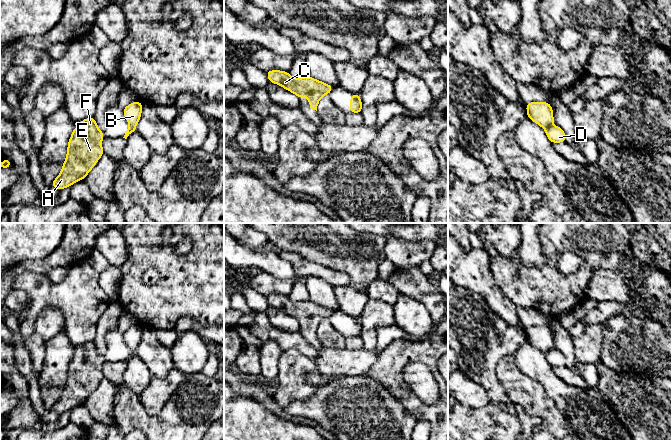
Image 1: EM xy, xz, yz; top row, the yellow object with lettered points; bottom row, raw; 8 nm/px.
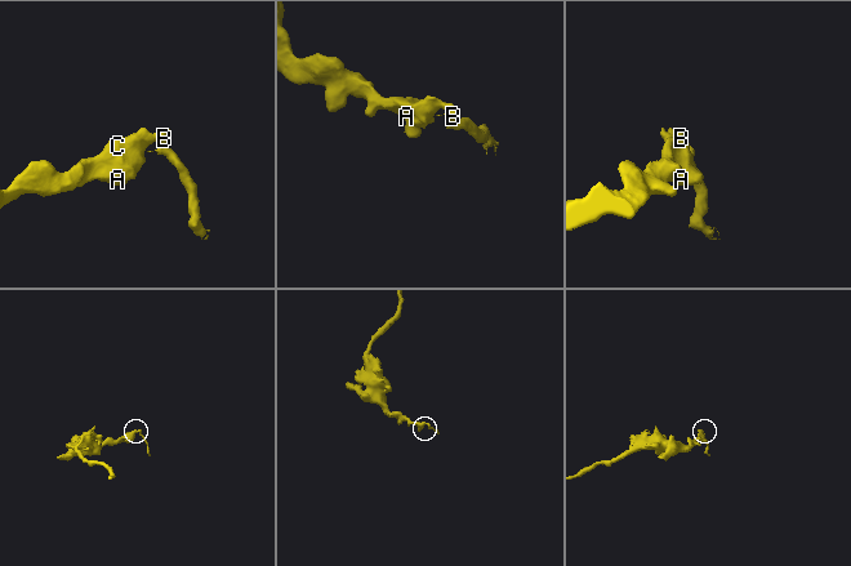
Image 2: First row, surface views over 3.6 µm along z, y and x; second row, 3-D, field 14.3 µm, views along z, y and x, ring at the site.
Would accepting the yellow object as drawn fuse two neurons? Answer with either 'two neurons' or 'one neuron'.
two neurons

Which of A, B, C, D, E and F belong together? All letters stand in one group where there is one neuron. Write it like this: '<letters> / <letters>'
A B C E F / D

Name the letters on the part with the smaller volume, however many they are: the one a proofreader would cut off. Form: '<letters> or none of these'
D

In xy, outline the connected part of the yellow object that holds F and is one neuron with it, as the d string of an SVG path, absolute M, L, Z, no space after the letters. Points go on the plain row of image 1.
M94 341L76 346L75 349L84 351L73 352L65 386L51 409L59 415L85 403L104 378L102 372L104 356L98 352Z

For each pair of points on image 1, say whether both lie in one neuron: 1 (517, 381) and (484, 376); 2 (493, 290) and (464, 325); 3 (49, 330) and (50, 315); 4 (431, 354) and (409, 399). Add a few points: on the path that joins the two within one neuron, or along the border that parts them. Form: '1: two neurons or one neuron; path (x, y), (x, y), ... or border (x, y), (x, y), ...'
1: two neurons; border (502, 356), (496, 367), (496, 376), (509, 398)
2: two neurons; border (465, 287), (476, 291), (497, 315)
3: one neuron; path (49, 326), (50, 319)
4: one neuron; path (415, 354), (410, 354), (397, 367), (397, 383)

